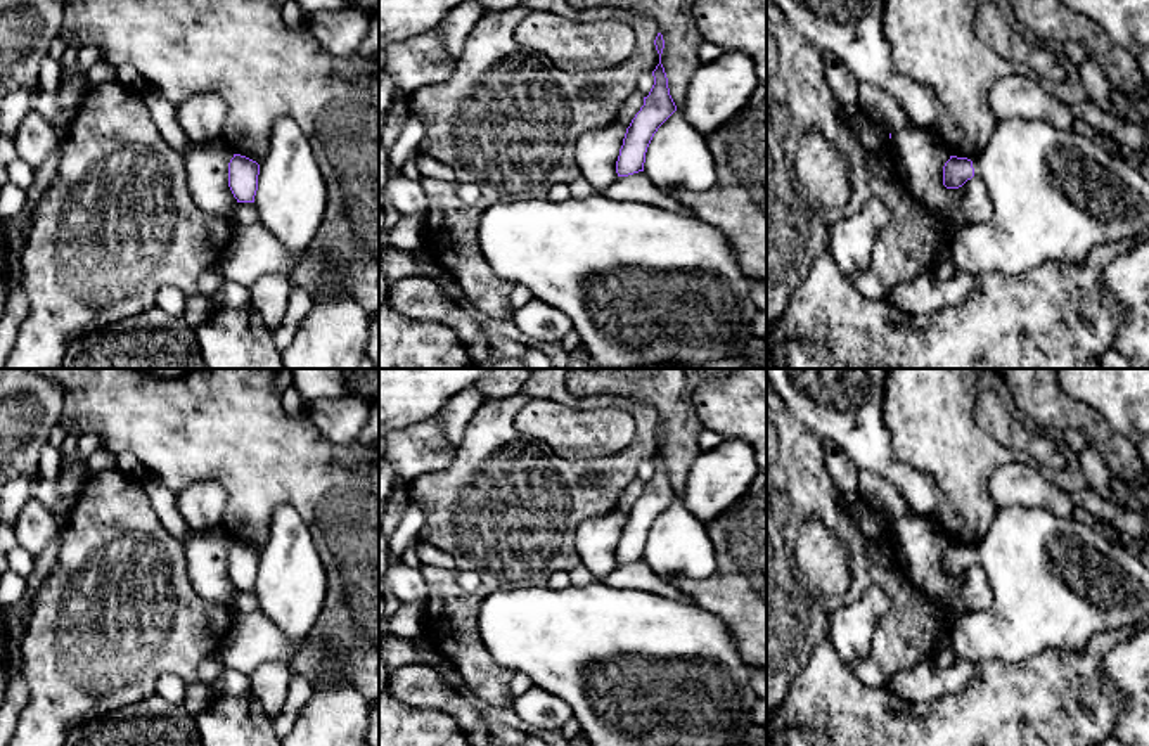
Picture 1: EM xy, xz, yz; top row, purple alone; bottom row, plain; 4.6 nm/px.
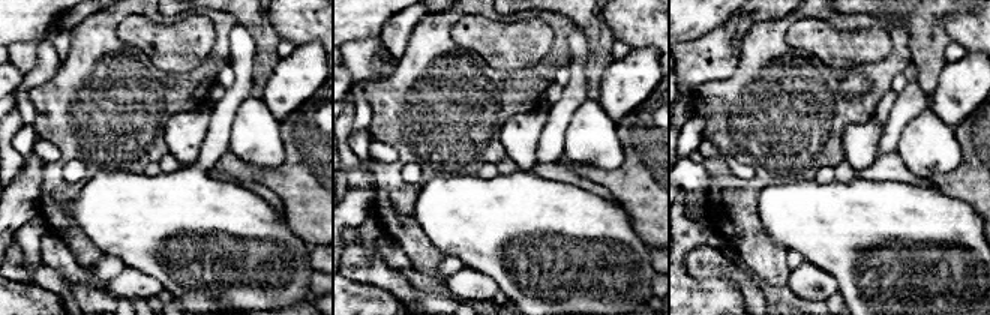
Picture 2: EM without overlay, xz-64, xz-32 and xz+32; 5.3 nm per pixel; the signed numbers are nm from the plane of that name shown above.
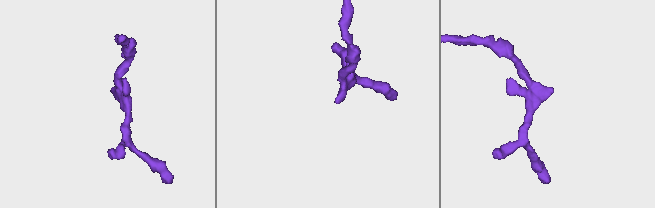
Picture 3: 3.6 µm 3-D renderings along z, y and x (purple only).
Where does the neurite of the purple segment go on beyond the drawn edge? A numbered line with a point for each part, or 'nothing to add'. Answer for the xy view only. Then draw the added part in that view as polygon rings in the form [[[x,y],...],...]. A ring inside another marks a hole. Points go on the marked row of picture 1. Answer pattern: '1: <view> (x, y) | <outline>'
nothing to add

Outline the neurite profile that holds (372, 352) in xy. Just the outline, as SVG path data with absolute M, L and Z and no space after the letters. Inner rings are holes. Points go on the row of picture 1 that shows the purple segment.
M379 315L370 317L367 357L379 369Z

